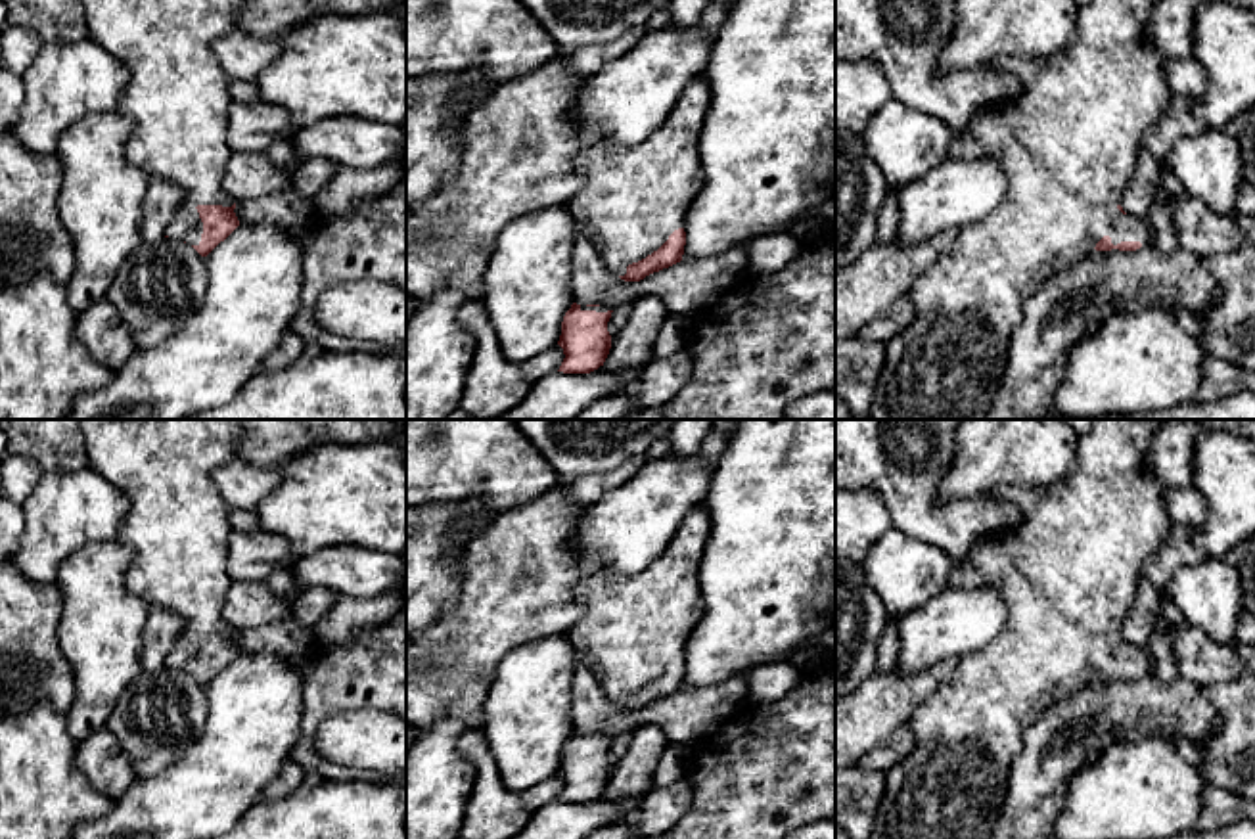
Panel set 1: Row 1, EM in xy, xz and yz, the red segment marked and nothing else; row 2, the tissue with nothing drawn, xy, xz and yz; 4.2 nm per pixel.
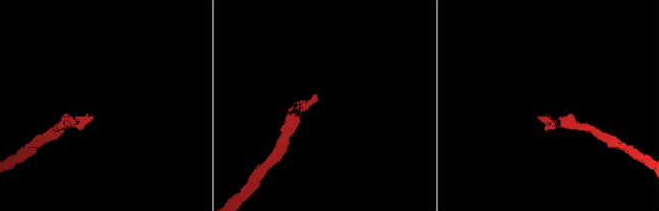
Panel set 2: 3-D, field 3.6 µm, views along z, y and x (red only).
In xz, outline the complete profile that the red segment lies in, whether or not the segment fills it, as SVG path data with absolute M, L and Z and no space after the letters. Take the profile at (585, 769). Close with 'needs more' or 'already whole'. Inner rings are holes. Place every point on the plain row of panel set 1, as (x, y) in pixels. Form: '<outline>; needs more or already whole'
M571 734L561 751L558 774L563 778L565 787L558 801L590 803L604 795L611 778L607 760L611 741L602 734Z; needs more

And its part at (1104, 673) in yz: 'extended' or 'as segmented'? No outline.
extended

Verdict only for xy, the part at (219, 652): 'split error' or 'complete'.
split error

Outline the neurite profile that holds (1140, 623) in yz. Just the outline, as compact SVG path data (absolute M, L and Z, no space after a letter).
M1140 578L1140 588L1121 624L1121 636L1127 644L1144 647L1157 630L1161 590Z

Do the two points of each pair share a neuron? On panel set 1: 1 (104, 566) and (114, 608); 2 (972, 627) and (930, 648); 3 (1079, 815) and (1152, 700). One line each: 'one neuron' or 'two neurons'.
1: one neuron
2: one neuron
3: two neurons

